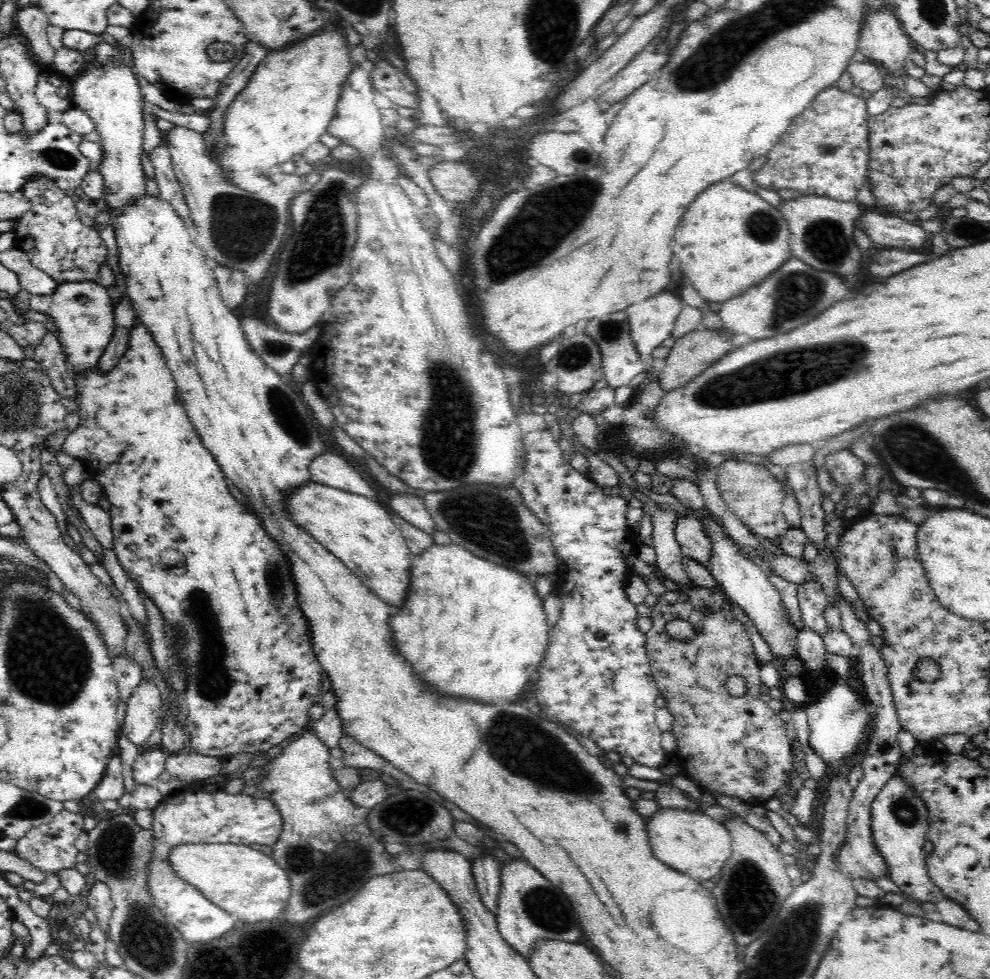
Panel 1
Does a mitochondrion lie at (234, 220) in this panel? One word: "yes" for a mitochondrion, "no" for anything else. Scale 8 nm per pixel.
yes

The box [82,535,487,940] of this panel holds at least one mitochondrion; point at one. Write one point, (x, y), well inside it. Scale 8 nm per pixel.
(325, 877)

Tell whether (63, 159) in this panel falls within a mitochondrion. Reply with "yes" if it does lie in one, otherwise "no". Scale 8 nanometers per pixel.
yes

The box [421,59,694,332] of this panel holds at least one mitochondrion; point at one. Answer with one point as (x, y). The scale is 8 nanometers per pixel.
(571, 203)

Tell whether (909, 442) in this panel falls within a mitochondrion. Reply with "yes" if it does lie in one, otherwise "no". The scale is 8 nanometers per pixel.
yes

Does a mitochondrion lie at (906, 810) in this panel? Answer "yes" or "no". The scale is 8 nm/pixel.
yes

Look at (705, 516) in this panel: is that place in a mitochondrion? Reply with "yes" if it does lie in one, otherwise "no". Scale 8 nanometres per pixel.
no

